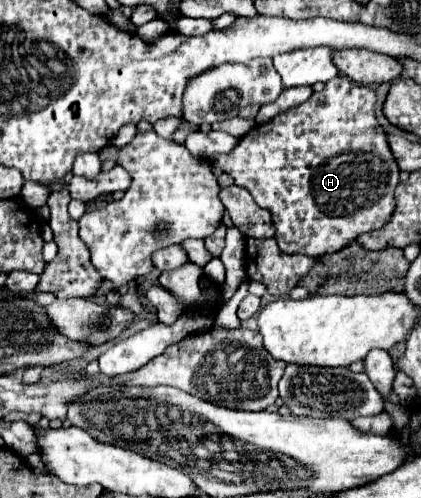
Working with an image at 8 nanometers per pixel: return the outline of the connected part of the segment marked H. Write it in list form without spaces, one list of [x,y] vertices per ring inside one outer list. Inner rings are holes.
[[[333,77],[321,93],[313,93],[303,105],[277,115],[273,121],[255,125],[239,139],[239,145],[227,155],[211,157],[211,163],[245,187],[259,207],[273,215],[275,241],[283,253],[301,253],[319,257],[335,253],[353,241],[359,233],[381,229],[393,209],[393,191],[399,183],[399,167],[389,151],[385,131],[375,119],[377,95],[371,87],[353,83],[345,77]]]

